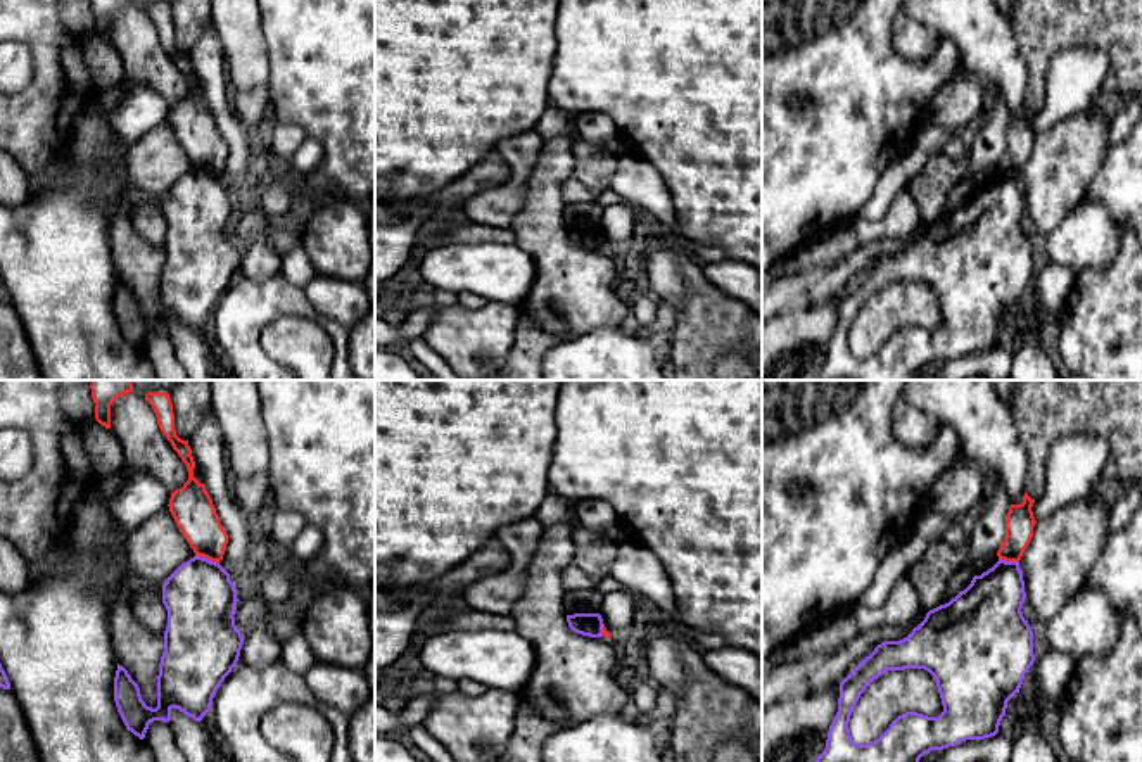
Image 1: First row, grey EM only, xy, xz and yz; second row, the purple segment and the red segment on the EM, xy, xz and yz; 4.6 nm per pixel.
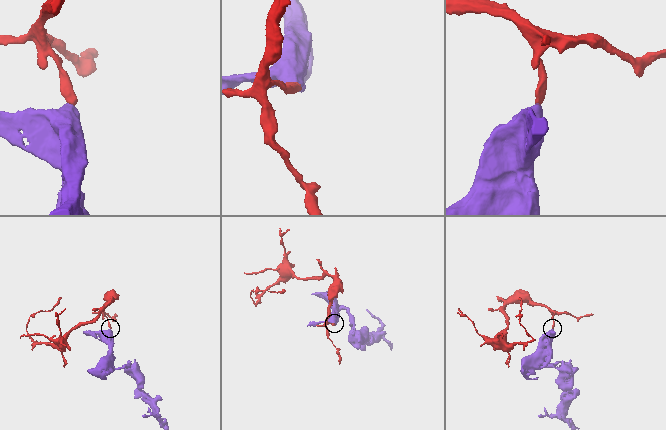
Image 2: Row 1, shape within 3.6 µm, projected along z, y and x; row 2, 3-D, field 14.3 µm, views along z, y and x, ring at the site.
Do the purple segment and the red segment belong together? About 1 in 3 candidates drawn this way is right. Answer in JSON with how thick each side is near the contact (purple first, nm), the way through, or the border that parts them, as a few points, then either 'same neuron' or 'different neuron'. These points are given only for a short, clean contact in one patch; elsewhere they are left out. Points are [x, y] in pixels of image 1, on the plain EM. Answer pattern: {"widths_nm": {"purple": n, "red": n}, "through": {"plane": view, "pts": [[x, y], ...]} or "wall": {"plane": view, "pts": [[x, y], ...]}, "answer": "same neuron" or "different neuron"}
{"widths_nm": {"purple": 320, "red": 200}, "wall": {"plane": "xy", "pts": [[196, 166], [218, 177]]}, "answer": "different neuron"}

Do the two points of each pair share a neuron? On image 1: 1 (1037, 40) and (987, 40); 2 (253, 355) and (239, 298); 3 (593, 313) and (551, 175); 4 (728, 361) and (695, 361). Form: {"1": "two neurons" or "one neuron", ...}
{"1": "two neurons", "2": "one neuron", "3": "one neuron", "4": "two neurons"}

